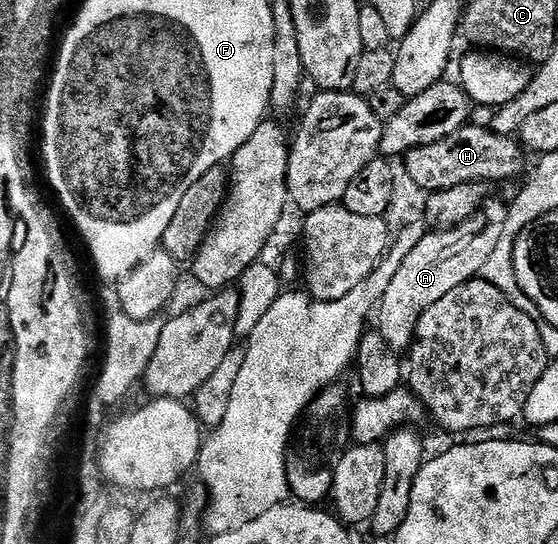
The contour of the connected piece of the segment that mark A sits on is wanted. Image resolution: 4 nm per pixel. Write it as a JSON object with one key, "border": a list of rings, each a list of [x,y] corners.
{"border":[[[485,201],[462,224],[430,232],[415,246],[414,252],[402,260],[402,268],[398,268],[398,273],[390,283],[390,288],[386,288],[386,296],[382,296],[378,307],[378,329],[390,349],[407,351],[416,339],[416,325],[422,312],[426,312],[430,304],[438,304],[446,292],[480,275],[482,266],[497,247],[505,230],[508,207],[504,202],[492,201]]]}

